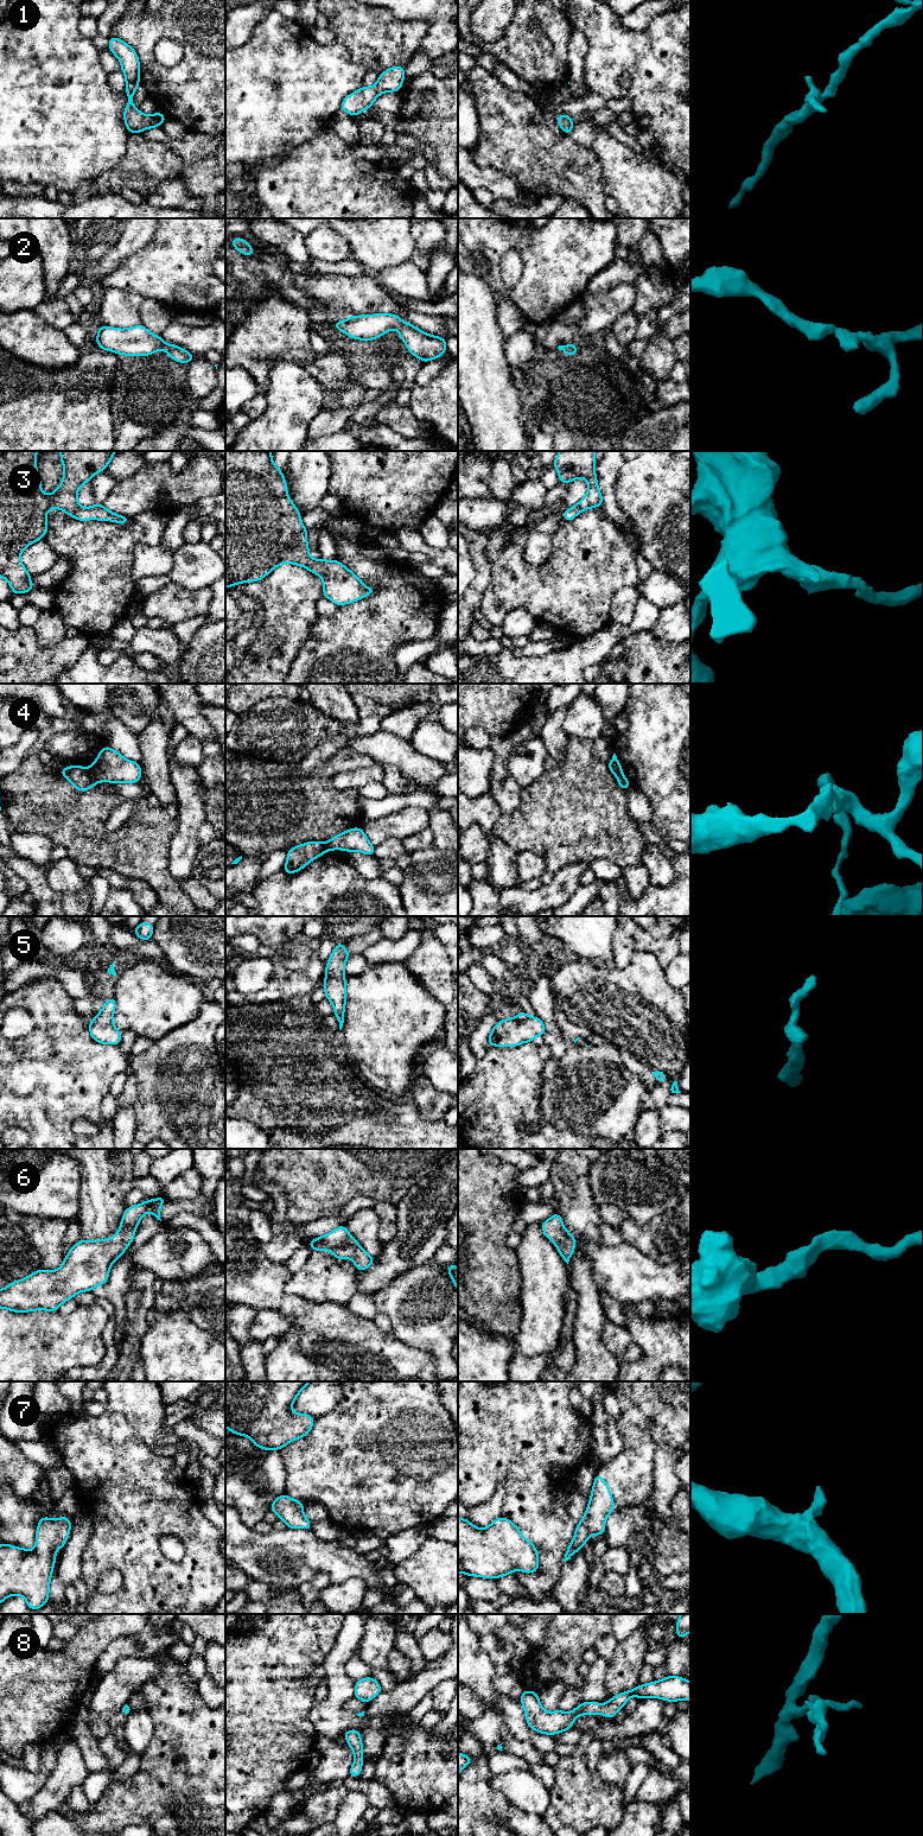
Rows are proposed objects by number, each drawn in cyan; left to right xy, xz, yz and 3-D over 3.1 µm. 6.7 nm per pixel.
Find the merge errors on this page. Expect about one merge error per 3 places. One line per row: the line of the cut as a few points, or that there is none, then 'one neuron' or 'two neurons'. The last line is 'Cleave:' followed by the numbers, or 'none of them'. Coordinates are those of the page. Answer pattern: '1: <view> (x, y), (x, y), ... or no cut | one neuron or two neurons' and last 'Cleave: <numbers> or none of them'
1: no cut | one neuron
2: no cut | one neuron
3: no cut | one neuron
4: xy (88, 770), (97, 781) | two neurons
5: no cut | one neuron
6: no cut | one neuron
7: no cut | one neuron
8: no cut | one neuron
Cleave: 4

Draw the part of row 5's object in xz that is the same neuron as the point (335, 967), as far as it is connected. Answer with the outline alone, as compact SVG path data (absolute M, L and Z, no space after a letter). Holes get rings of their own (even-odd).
M344 941L338 942L325 966L325 981L322 986L325 990L325 998L333 1004L333 1014L338 1018L339 1029L344 1023L344 1011L346 1003L346 989L344 973L345 961L352 954L344 948Z

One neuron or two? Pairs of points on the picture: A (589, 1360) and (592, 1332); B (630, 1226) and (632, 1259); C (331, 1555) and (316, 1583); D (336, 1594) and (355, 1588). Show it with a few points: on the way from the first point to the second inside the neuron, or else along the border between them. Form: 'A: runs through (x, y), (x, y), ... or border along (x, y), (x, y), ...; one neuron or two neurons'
A: runs through (589, 1353), (589, 1339); one neuron
B: border along (623, 1242), (635, 1246), (655, 1262); two neurons
C: border along (331, 1577), (325, 1573), (317, 1573), (297, 1586); two neurons
D: runs through (341, 1594), (350, 1593); one neuron

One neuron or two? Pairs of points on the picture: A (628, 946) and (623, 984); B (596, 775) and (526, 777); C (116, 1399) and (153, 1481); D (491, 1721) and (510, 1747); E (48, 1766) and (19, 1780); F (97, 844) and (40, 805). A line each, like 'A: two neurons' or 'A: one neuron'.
A: two neurons
B: two neurons
C: two neurons
D: one neuron
E: one neuron
F: one neuron

